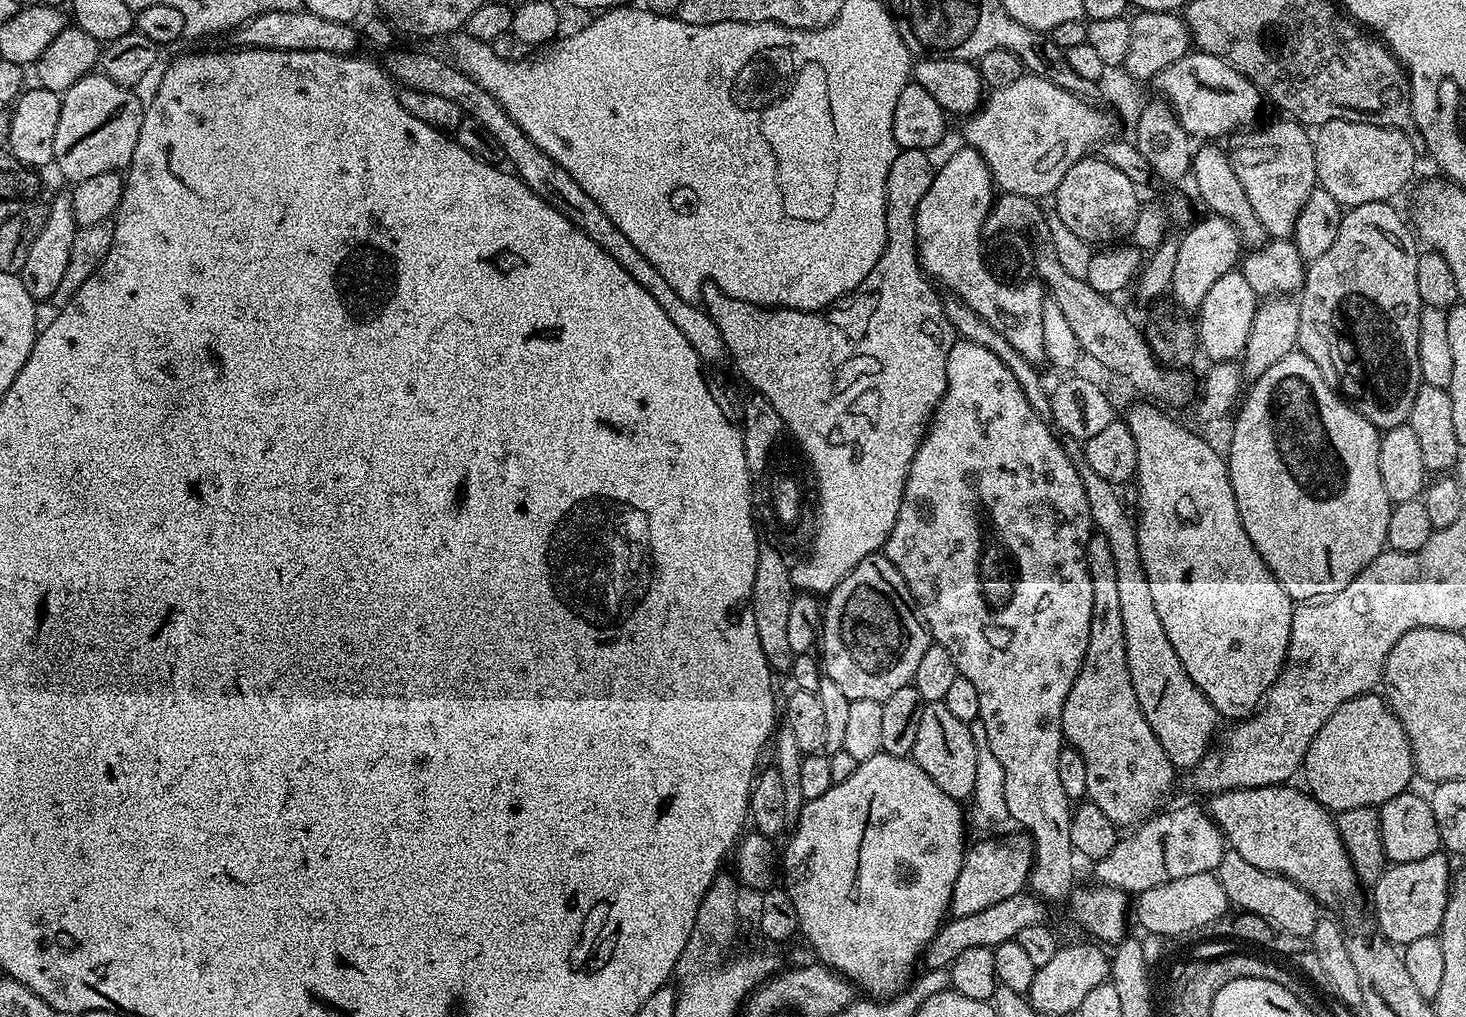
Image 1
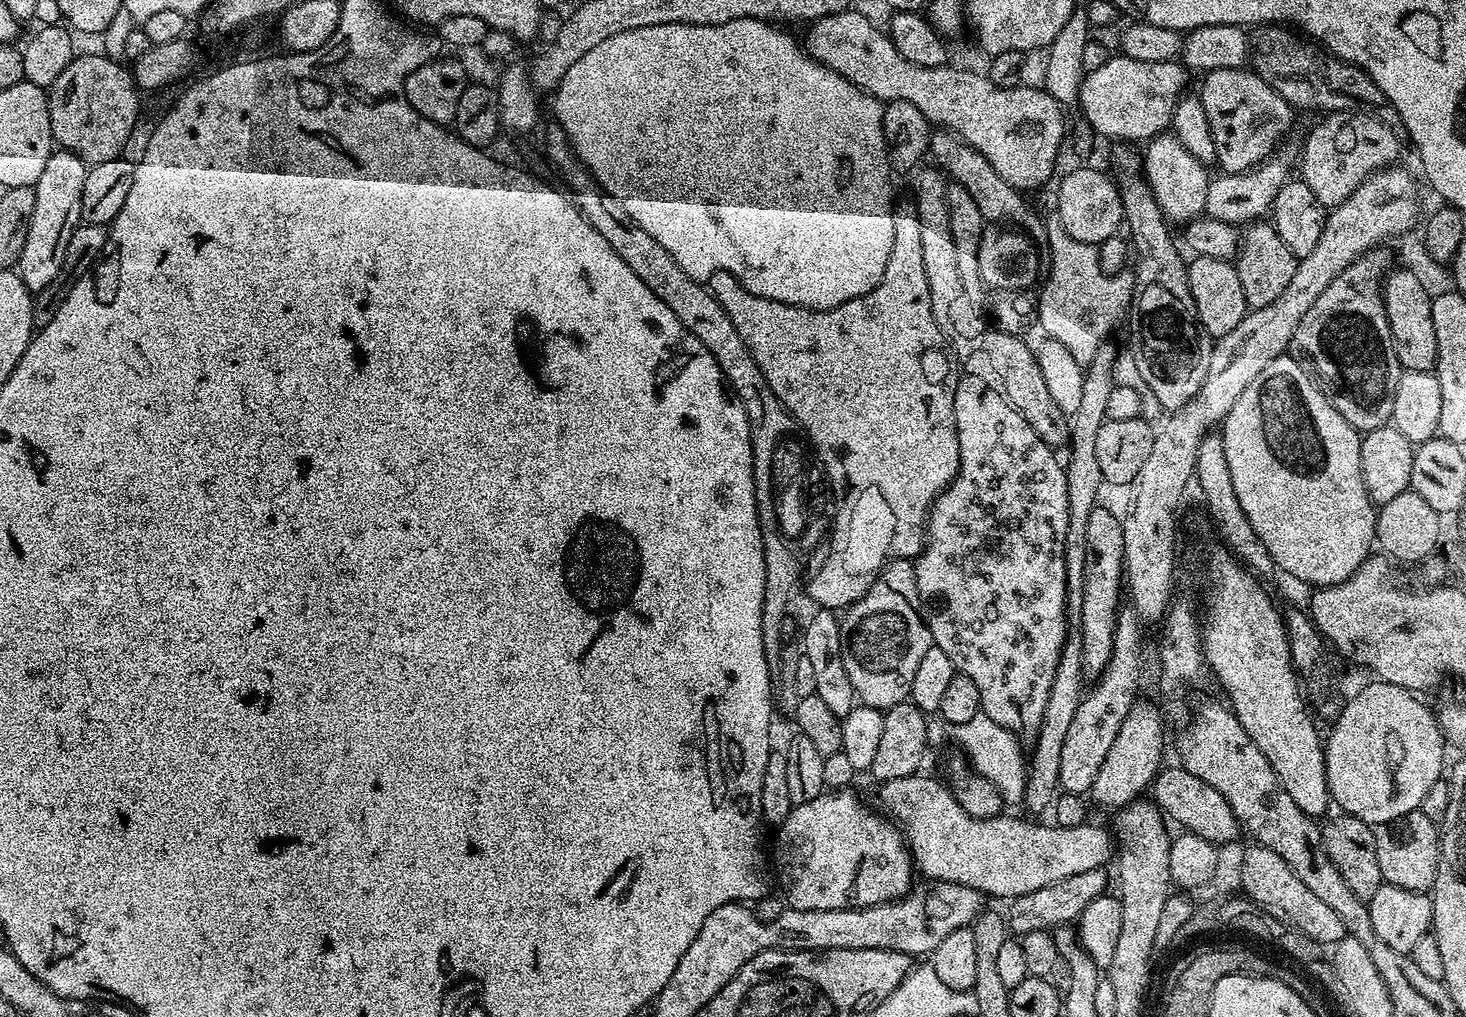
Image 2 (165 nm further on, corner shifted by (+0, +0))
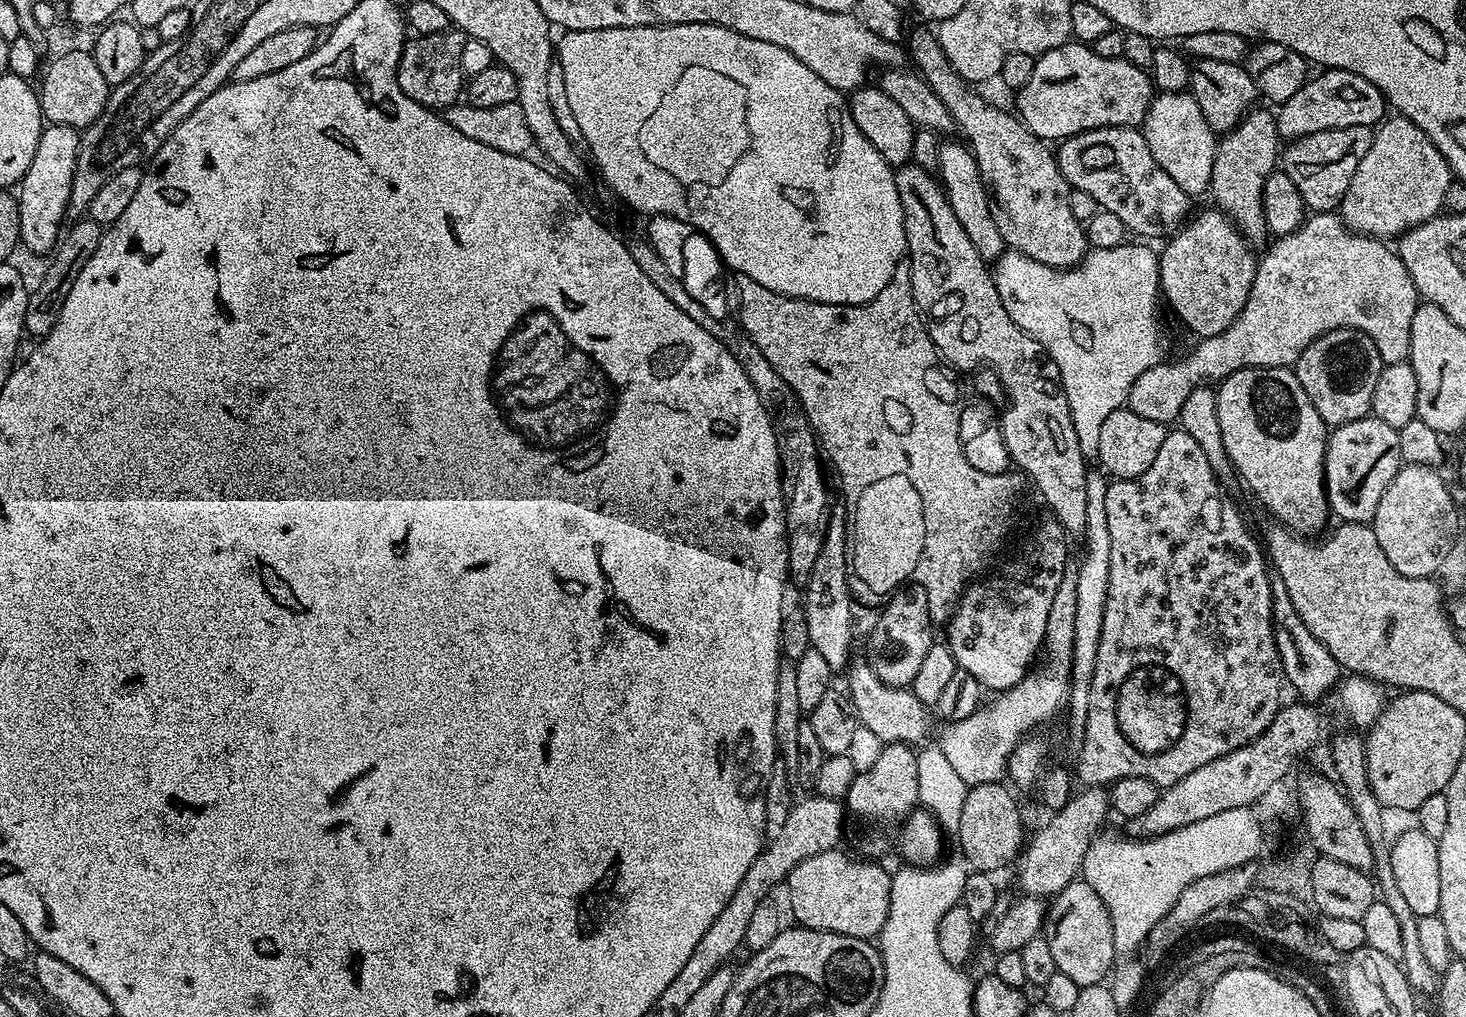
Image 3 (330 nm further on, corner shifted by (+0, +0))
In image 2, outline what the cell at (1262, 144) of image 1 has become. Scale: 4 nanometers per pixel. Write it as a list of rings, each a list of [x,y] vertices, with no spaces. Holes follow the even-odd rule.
[[[1247,67],[1205,72],[1201,80],[1204,81],[1200,84],[1198,95],[1202,110],[1206,110],[1206,118],[1210,121],[1210,134],[1214,134],[1216,164],[1224,167],[1221,169],[1225,173],[1245,171],[1279,149],[1276,147],[1279,146],[1280,139],[1291,130],[1294,115],[1292,105],[1282,98],[1282,94],[1275,92],[1257,72]]]

